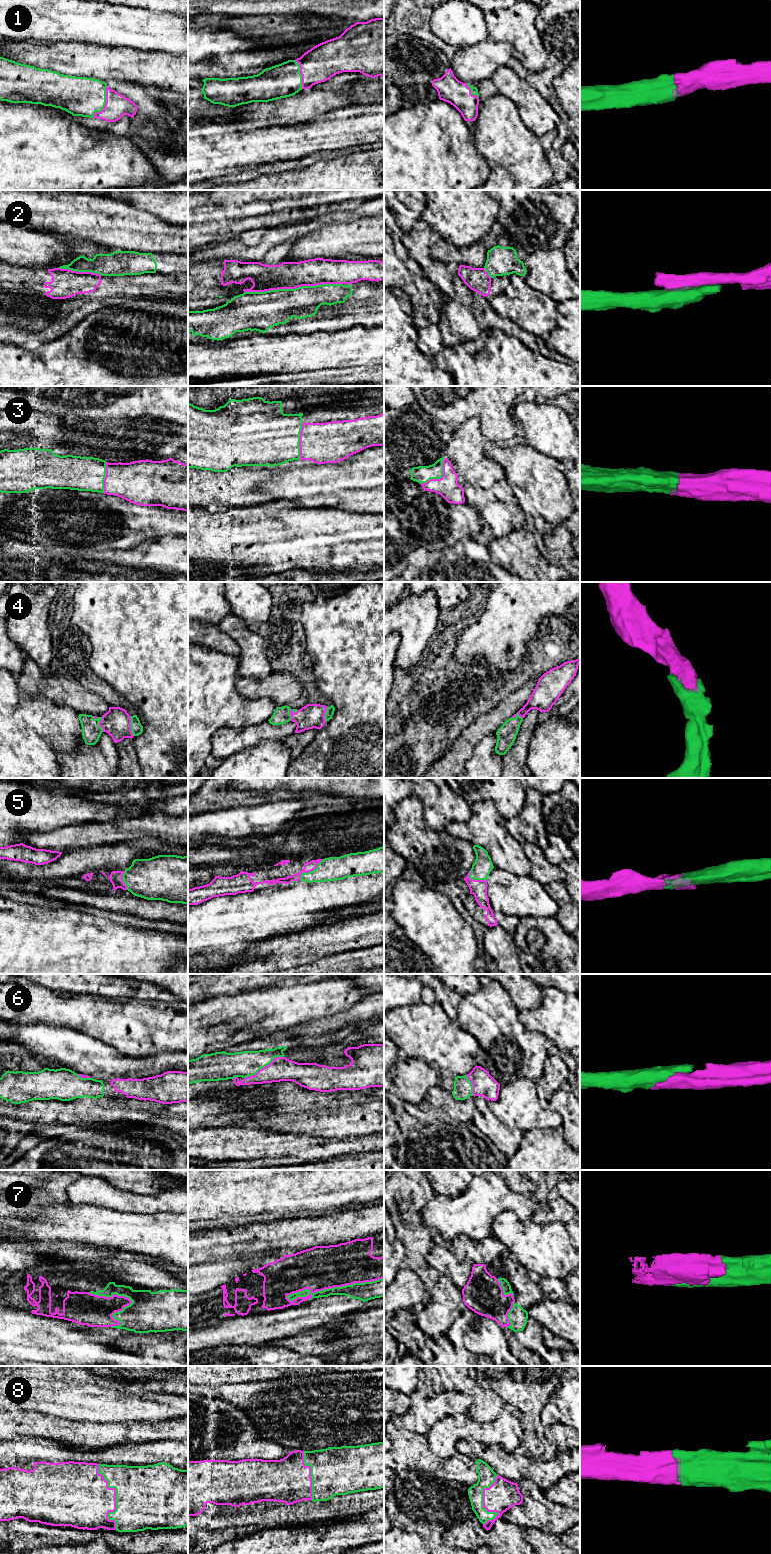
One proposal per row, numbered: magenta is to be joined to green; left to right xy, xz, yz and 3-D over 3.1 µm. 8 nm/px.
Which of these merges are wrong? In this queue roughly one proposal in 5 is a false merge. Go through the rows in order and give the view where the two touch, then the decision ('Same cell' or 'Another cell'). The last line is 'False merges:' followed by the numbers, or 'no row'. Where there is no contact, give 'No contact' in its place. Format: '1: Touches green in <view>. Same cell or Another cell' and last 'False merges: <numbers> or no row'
1: Touches green in xy. Same cell
2: Touches green in xz. Another cell
3: Touches green in yz. Same cell
4: Touches green in xy. Same cell
5: Touches green in xz. Same cell
6: Touches green in xz. Same cell
7: Touches green in xz. Same cell
8: Touches green in xy. Same cell
False merges: 2

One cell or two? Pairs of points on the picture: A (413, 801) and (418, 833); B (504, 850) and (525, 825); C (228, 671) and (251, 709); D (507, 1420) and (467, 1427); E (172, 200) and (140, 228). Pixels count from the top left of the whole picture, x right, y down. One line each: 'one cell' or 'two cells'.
A: one cell
B: two cells
C: one cell
D: one cell
E: two cells

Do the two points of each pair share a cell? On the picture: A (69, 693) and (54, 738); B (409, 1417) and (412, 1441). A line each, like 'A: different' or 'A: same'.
A: different
B: different

